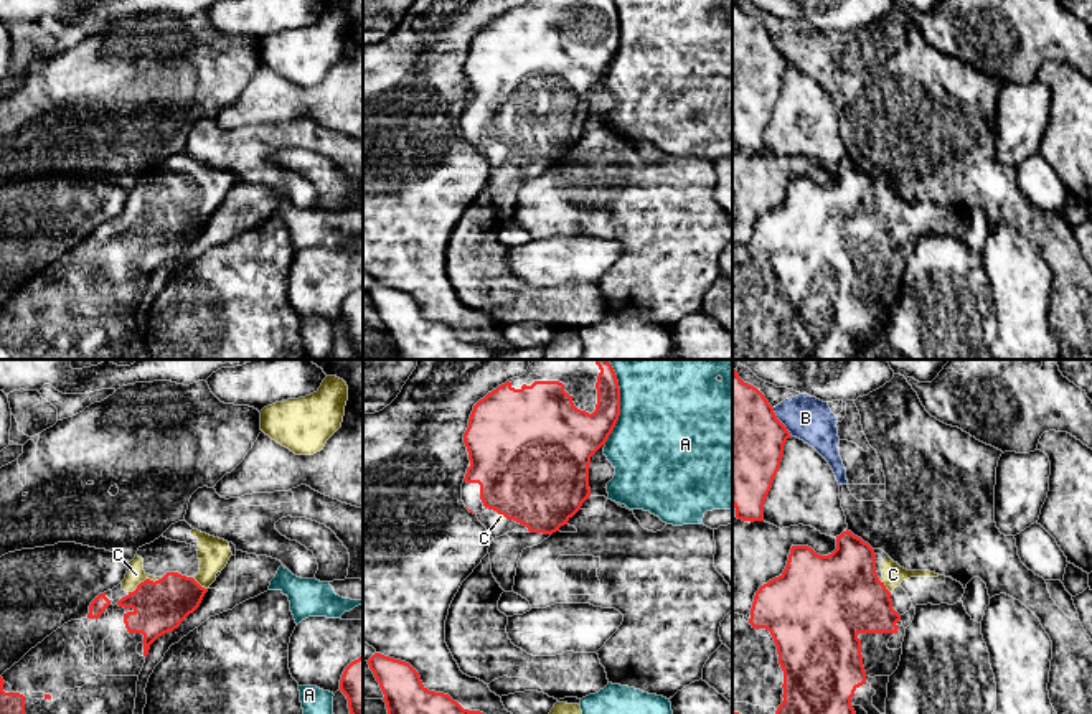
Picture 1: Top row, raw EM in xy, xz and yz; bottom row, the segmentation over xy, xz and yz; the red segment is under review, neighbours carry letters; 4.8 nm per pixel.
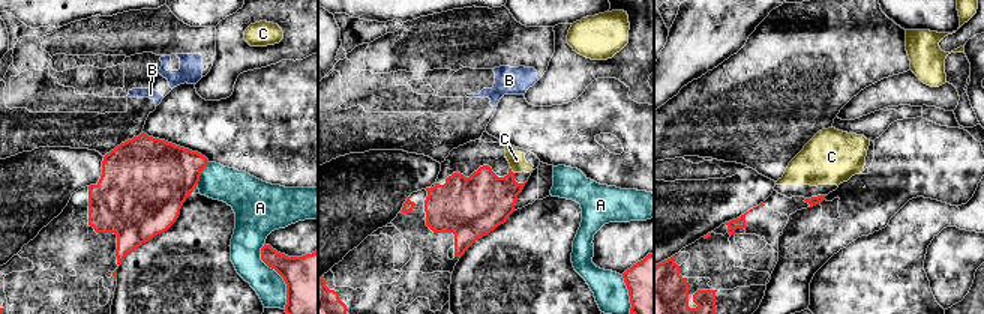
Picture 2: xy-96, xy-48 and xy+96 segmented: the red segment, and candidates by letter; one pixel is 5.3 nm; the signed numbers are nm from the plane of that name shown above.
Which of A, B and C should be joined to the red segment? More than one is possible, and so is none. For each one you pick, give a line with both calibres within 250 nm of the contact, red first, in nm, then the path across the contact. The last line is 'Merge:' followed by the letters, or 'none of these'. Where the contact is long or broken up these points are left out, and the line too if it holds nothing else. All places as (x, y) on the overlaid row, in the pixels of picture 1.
C: calibres 260 and 80 nm; way xy (159, 607), (145, 591), (145, 579), (136, 574)
Merge: C

